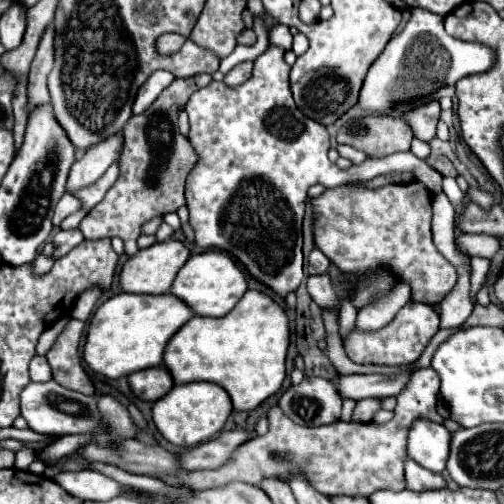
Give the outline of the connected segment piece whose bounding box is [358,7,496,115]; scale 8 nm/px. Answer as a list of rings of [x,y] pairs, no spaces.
[[[412,7],[406,27],[396,33],[382,55],[372,63],[358,105],[366,113],[392,113],[396,105],[428,97],[446,85],[454,85],[462,77],[486,73],[496,65],[496,53],[488,45],[468,43],[450,37],[444,31],[444,21],[436,13],[422,7]]]

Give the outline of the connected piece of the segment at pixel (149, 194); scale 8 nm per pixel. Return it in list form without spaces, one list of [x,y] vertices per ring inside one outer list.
[[[194,75],[186,79],[174,79],[160,97],[142,113],[130,117],[124,127],[124,151],[120,157],[120,175],[116,183],[108,189],[106,197],[82,219],[80,231],[84,239],[120,237],[124,241],[126,255],[138,251],[136,239],[140,237],[140,227],[152,217],[164,217],[170,211],[178,211],[186,205],[184,185],[190,169],[198,163],[190,141],[178,131],[178,115],[186,107],[186,101],[196,89],[206,87],[212,75]]]

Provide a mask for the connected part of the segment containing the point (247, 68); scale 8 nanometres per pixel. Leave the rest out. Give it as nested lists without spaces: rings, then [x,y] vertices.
[[[246,61],[246,63],[240,63],[236,65],[226,77],[224,77],[224,83],[226,85],[242,85],[248,77],[252,75],[252,61]]]

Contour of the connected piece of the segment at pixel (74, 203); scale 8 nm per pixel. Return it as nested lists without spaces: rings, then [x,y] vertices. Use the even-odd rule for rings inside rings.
[[[66,193],[60,201],[58,201],[58,205],[56,205],[56,211],[54,211],[54,227],[58,227],[60,223],[62,223],[62,219],[66,219],[68,215],[72,215],[74,211],[78,211],[80,209],[80,203],[78,203],[78,199],[76,197],[72,197],[70,193]]]

